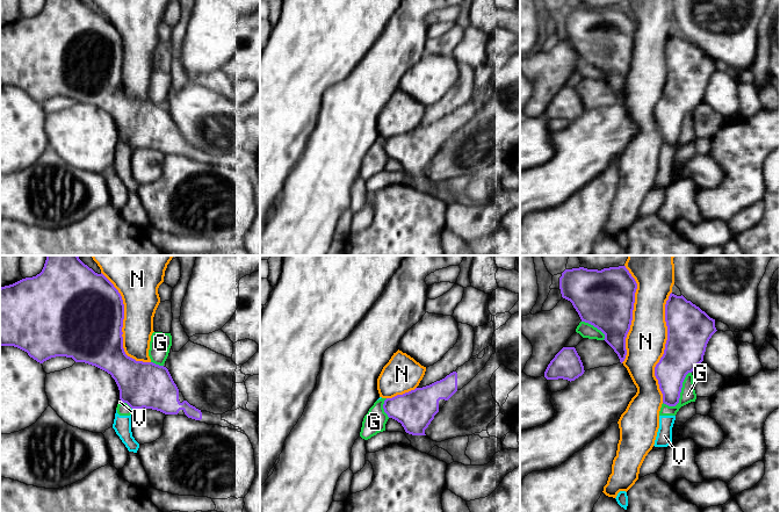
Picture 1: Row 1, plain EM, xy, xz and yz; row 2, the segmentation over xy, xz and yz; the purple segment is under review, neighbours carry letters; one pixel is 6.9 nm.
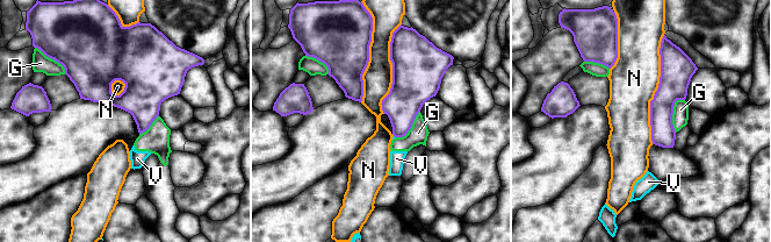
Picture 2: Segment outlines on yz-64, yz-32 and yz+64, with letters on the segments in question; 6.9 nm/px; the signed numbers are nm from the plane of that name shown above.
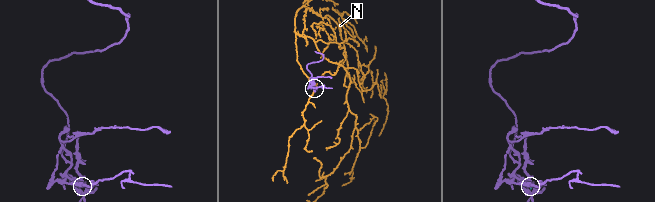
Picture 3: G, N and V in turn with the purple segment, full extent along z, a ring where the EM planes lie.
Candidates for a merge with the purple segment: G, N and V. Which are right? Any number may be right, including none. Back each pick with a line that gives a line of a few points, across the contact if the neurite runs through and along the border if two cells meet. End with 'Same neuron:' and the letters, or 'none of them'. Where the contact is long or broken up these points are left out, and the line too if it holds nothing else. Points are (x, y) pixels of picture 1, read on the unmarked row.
Same neuron: none of them

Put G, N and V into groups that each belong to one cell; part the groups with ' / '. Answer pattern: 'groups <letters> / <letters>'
groups G V / N

